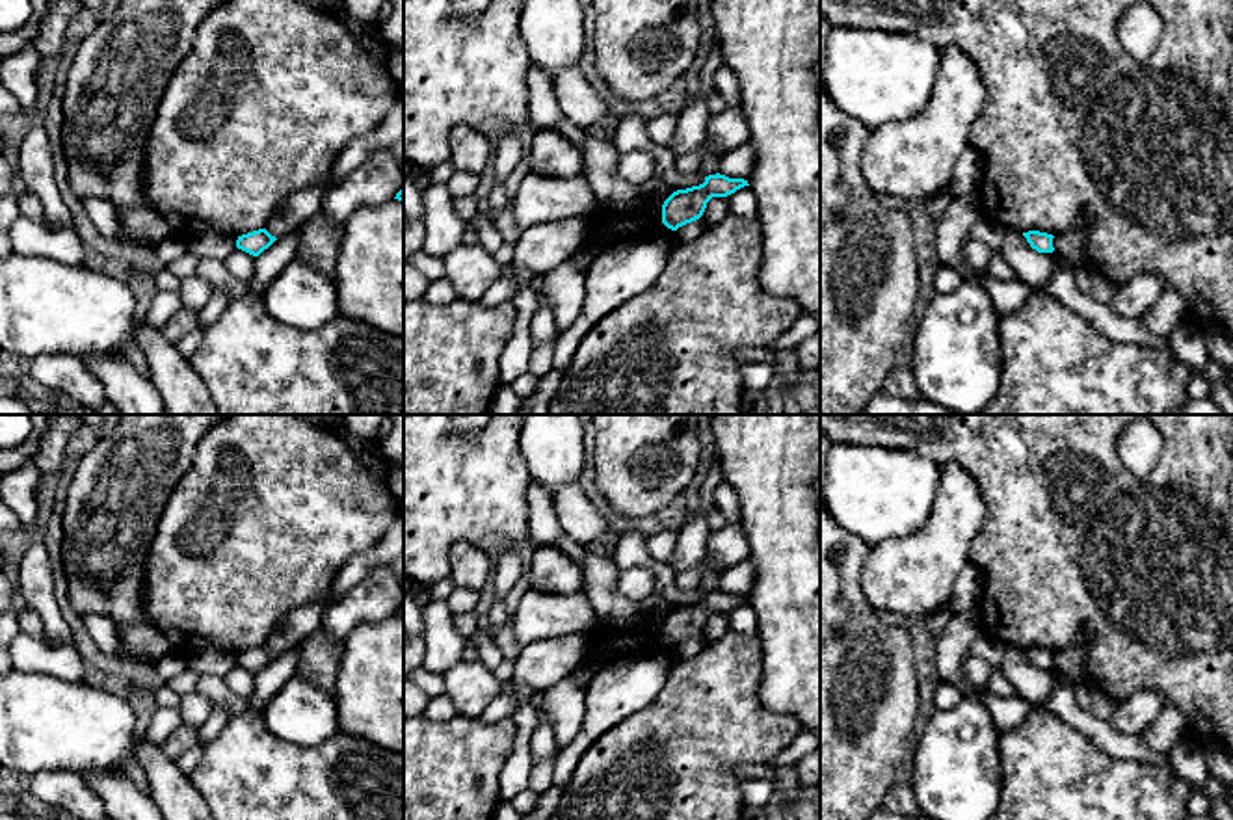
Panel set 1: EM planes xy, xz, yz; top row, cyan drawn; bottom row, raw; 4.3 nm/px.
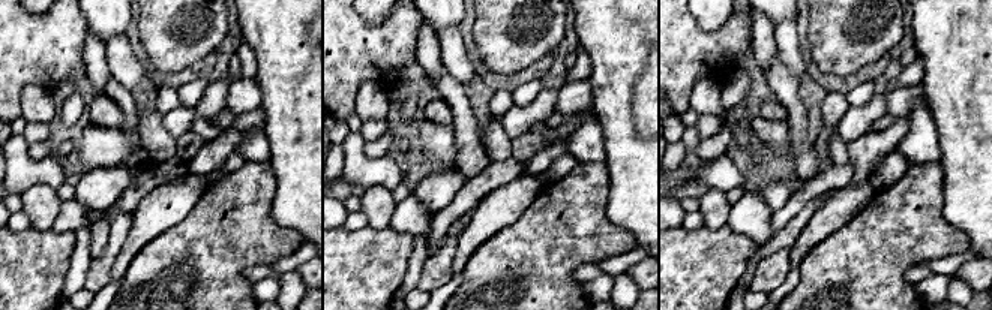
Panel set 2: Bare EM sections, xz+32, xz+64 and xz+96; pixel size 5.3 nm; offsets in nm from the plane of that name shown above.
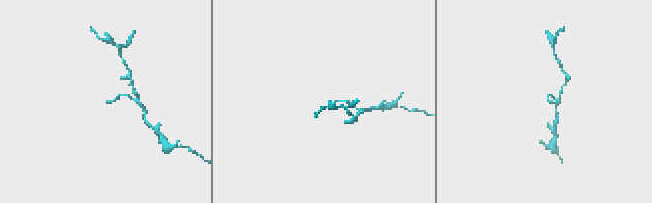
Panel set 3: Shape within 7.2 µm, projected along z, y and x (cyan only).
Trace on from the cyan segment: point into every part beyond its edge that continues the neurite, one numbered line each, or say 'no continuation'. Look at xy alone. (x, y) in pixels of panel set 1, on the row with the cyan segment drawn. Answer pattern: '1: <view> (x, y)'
no continuation

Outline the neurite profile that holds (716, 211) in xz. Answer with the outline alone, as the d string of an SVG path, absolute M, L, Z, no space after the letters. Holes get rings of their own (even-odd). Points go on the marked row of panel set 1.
M712 197L707 203L707 208L701 216L701 219L710 227L714 223L723 221L729 216L729 208L723 197Z

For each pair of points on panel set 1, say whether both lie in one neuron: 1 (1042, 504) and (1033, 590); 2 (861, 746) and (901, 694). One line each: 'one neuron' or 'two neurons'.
1: one neuron
2: one neuron

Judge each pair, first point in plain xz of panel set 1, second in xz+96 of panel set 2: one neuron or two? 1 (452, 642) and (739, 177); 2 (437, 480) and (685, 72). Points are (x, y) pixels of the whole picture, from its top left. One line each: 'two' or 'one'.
1: one
2: one

